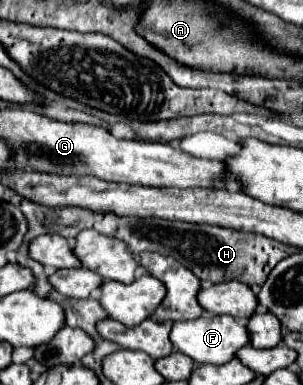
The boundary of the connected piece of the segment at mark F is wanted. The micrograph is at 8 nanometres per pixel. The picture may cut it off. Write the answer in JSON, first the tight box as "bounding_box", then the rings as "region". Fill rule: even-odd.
{"bounding_box":[171,313,249,365],"region":[[[203,313],[201,317],[193,321],[177,321],[171,329],[171,343],[177,351],[191,357],[195,363],[211,363],[211,365],[223,365],[235,357],[235,353],[249,343],[249,333],[245,325],[241,325],[237,319],[229,315],[213,315]]]}

